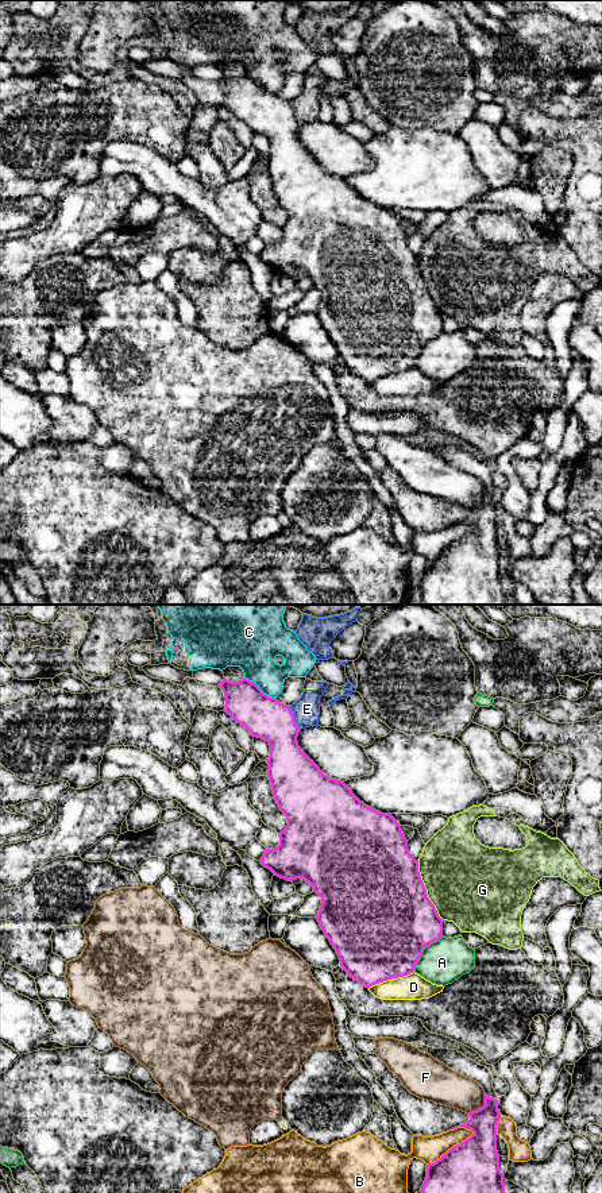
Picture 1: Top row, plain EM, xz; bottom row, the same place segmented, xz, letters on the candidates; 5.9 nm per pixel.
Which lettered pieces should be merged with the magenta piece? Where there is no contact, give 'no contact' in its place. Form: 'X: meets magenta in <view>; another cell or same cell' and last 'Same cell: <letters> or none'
A: meets magenta in xz; another cell
B: meets magenta in xz; another cell
C: meets magenta in xz; another cell
D: meets magenta in xz; another cell
E: meets magenta in xz; another cell
F: meets magenta in xz; another cell
G: meets magenta in xz; another cell
Same cell: none

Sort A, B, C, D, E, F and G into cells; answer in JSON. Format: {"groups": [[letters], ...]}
{"groups": [["A"], ["B"], ["C"], ["D"], ["E"], ["F"], ["G"]]}

